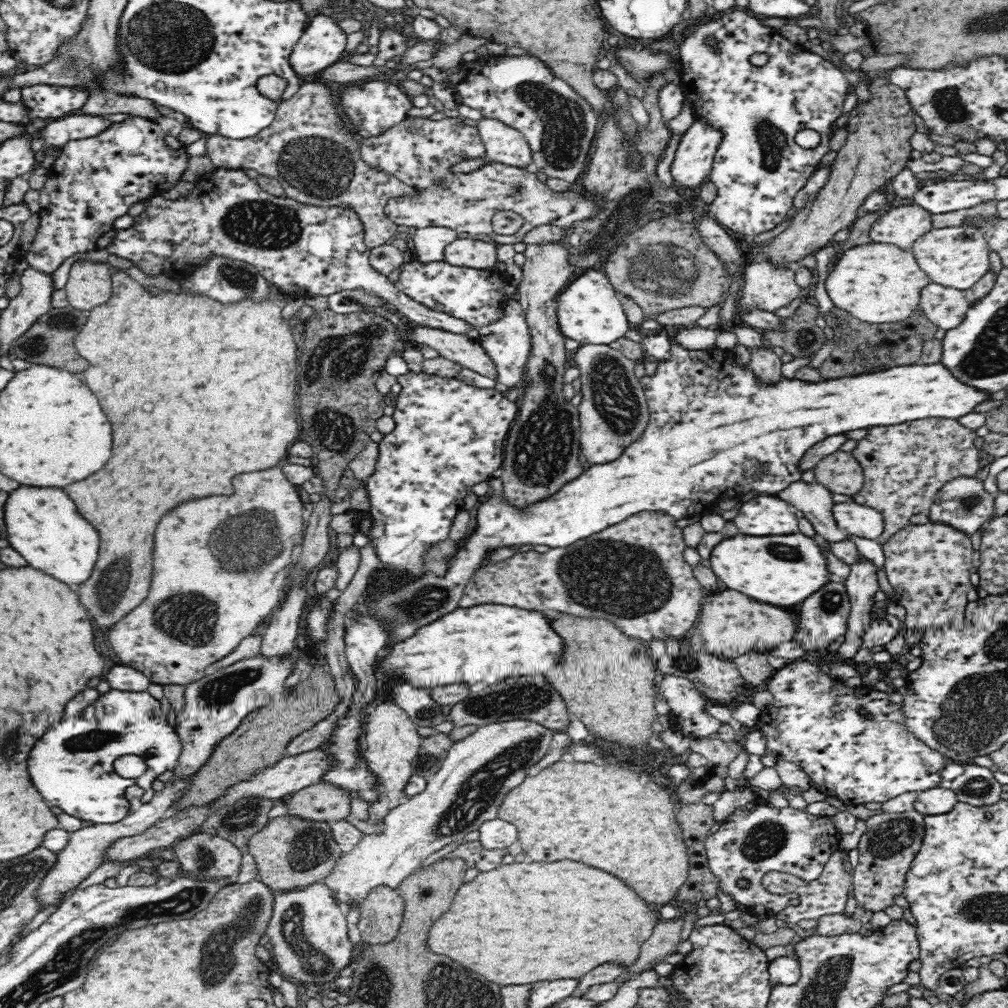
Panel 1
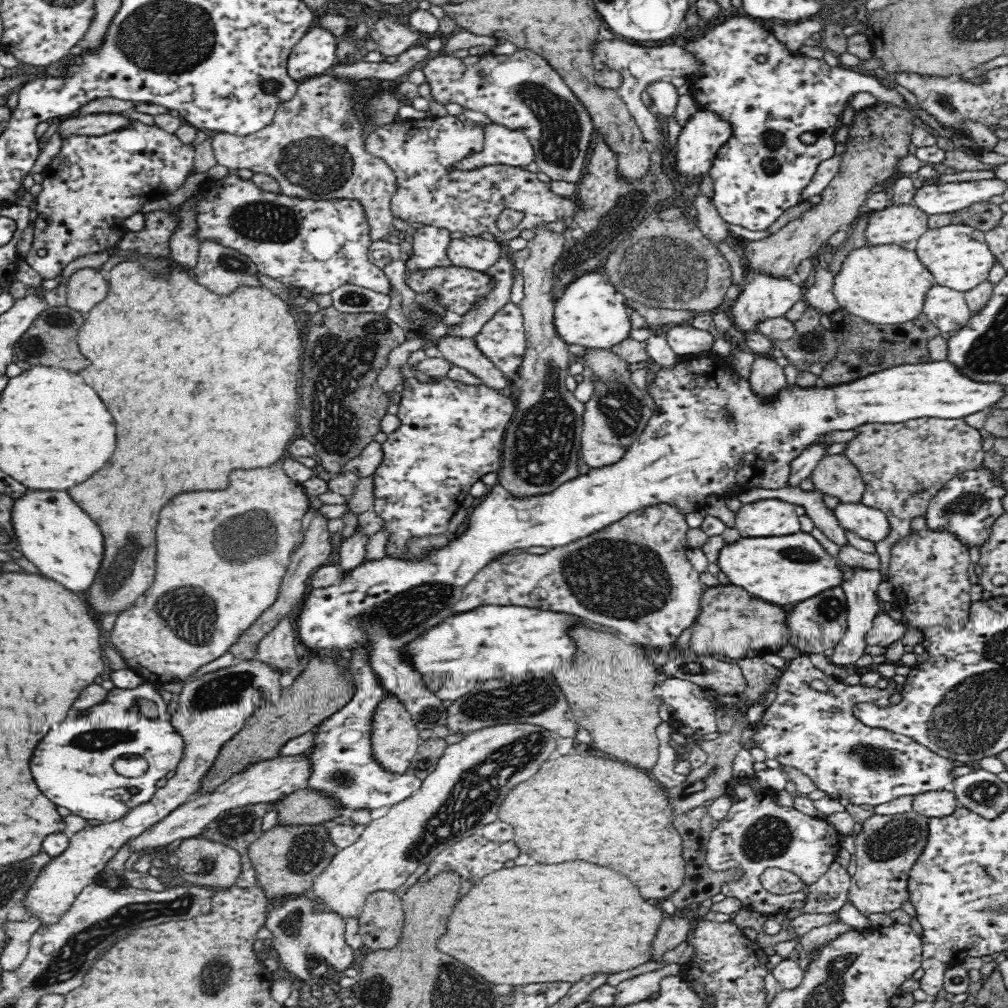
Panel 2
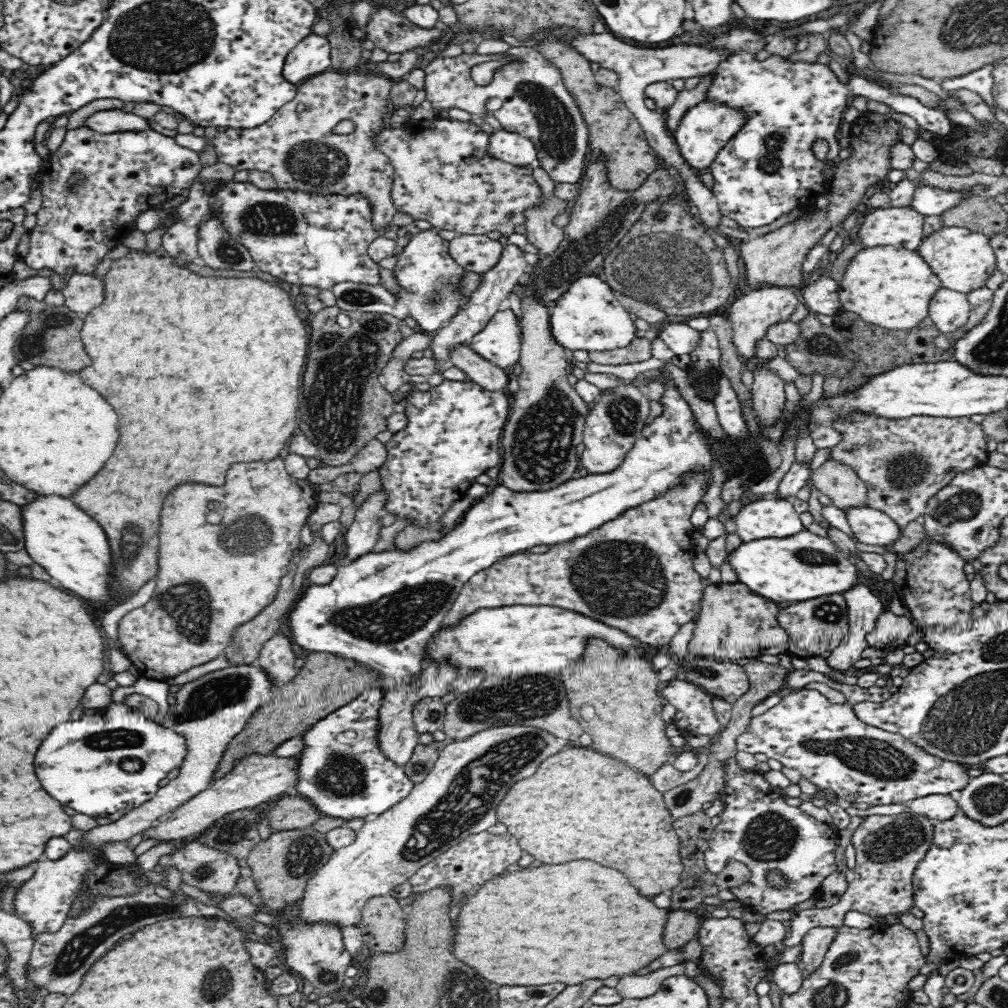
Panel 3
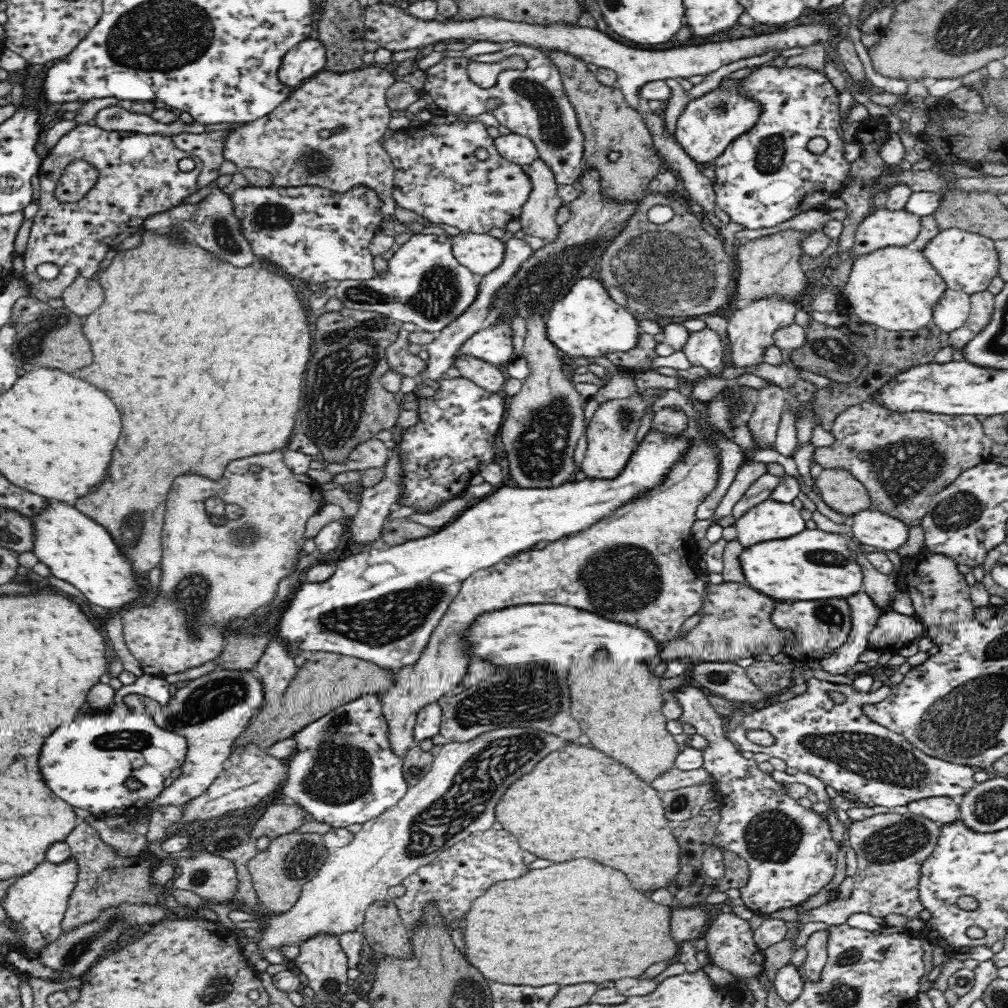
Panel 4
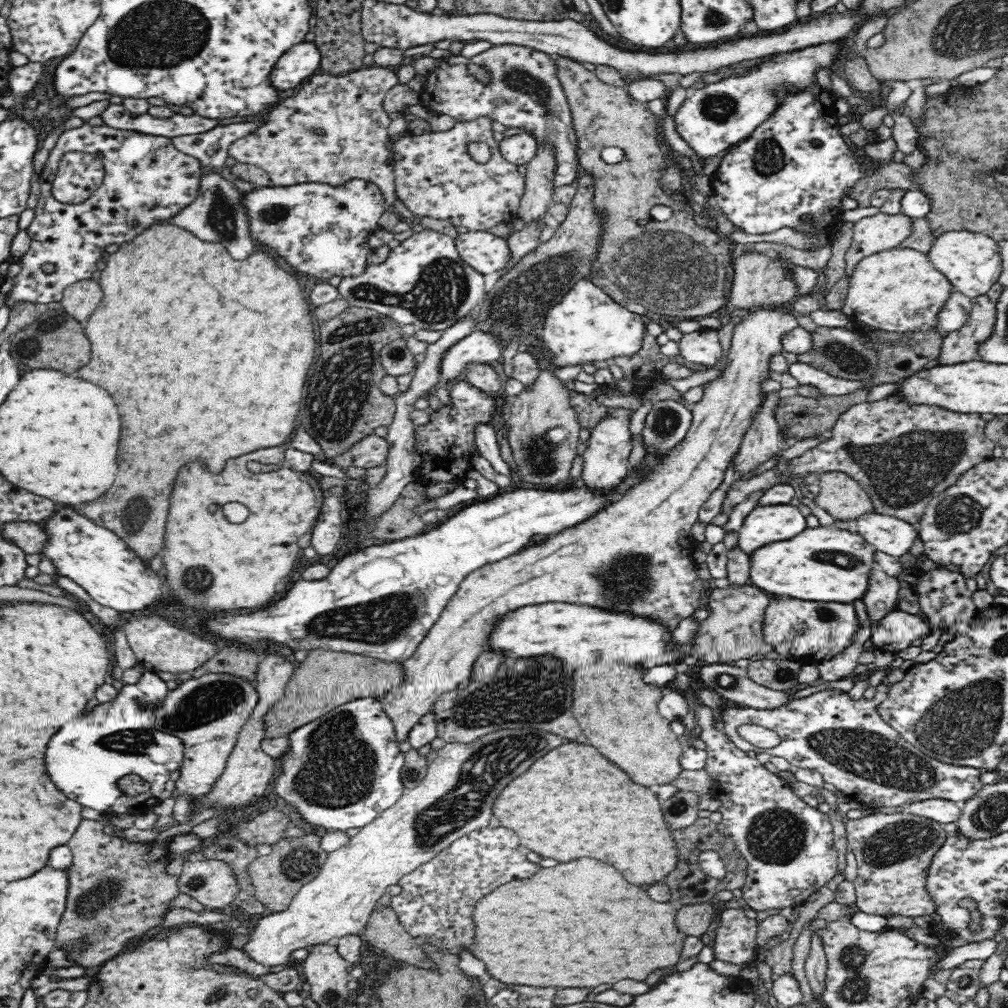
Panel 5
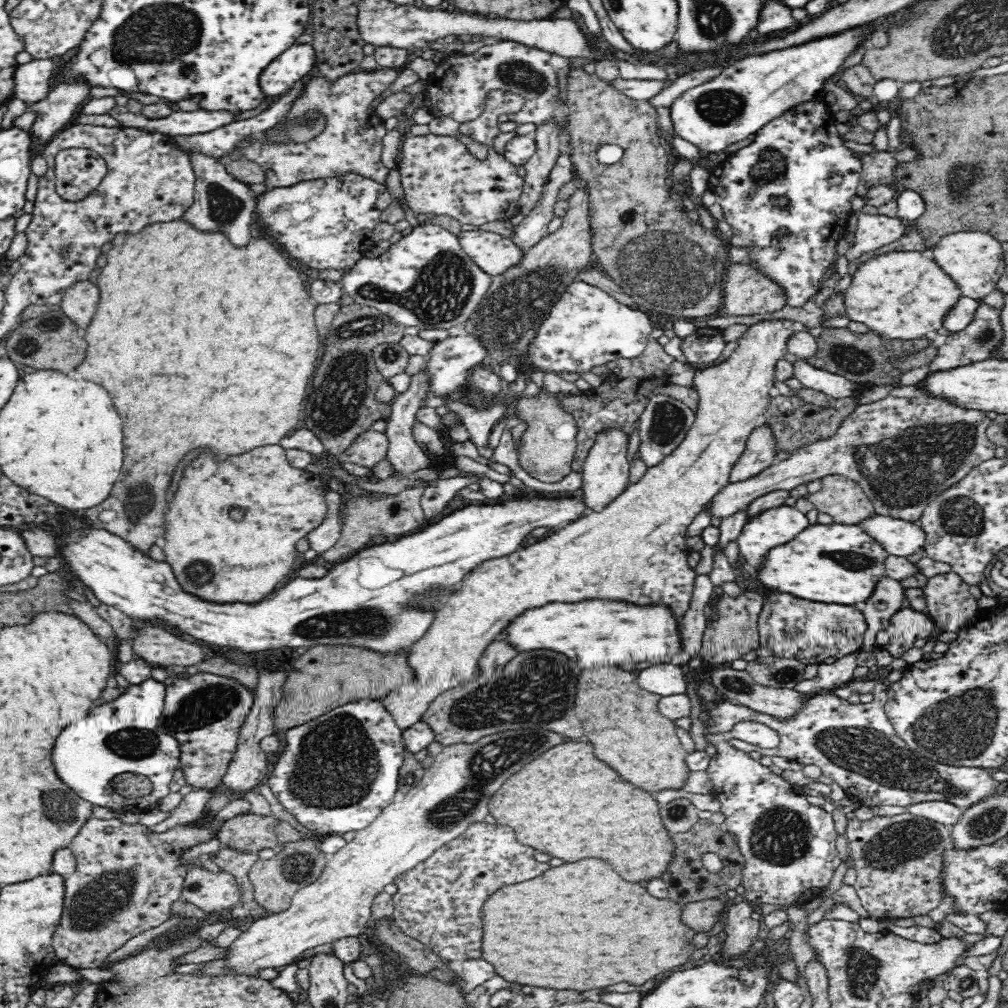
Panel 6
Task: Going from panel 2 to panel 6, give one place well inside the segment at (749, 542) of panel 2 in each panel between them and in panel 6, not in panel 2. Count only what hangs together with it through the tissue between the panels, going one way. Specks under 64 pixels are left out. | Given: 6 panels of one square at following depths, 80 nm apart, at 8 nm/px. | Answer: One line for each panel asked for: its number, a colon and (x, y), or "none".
3: (791, 569)
4: (812, 565)
5: (823, 564)
6: (840, 564)

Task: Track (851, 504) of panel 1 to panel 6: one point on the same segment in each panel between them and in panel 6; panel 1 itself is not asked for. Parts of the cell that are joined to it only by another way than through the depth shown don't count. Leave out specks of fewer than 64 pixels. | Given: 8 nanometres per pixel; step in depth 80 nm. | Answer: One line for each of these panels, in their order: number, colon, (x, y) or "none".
2: (869, 523)
3: (872, 527)
4: (871, 527)
5: (888, 534)
6: (898, 537)

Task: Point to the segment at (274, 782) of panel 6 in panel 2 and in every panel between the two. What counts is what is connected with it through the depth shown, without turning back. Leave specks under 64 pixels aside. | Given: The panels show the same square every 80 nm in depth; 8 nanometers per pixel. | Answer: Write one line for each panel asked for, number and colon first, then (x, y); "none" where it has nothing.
2: (341, 759)
3: (342, 770)
4: (344, 772)
5: (341, 770)

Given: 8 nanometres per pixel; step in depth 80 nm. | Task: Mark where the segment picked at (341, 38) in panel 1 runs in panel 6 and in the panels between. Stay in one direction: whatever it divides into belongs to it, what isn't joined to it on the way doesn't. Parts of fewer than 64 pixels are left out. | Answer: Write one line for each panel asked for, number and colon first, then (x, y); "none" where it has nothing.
2: (315, 53)
3: (312, 56)
4: (308, 58)
5: (302, 61)
6: (299, 60)

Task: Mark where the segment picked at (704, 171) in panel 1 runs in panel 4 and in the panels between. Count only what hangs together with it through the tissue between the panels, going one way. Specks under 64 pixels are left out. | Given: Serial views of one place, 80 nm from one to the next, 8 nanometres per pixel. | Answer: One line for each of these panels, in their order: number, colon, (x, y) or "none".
2: (698, 143)
3: (706, 128)
4: (708, 125)

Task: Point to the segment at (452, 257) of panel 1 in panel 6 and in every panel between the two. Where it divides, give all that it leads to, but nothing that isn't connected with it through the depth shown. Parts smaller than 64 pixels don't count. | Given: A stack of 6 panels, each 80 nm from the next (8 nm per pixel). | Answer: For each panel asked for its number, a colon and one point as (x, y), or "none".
2: (472, 252)
3: (478, 253)
4: (481, 253)
5: (485, 252)
6: (493, 253)

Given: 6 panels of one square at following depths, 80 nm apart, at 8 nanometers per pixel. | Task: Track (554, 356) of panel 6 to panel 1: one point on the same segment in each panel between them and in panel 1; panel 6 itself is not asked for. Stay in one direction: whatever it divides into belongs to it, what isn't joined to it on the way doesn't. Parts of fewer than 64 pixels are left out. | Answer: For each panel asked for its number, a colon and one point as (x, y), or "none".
1: (589, 310)
2: (591, 313)
3: (588, 316)
4: (588, 322)
5: (587, 325)

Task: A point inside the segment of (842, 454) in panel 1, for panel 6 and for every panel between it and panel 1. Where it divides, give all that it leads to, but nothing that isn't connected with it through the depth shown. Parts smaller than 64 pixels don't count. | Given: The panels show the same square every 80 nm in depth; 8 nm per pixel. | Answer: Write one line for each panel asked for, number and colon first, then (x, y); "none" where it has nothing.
2: (836, 474)
3: (838, 481)
4: (838, 488)
5: (840, 495)
6: (842, 498)

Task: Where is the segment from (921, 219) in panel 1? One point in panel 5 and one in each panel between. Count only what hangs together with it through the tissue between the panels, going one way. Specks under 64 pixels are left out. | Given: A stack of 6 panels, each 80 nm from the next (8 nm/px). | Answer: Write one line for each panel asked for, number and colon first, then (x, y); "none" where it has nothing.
2: (902, 224)
3: (902, 227)
4: (881, 227)
5: (873, 234)

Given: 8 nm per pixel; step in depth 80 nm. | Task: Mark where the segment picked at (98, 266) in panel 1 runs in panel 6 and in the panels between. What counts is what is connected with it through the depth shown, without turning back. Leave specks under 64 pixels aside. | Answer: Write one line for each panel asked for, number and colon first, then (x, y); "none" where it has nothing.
2: (86, 287)
3: (83, 292)
4: (84, 295)
5: (80, 300)
6: (78, 303)

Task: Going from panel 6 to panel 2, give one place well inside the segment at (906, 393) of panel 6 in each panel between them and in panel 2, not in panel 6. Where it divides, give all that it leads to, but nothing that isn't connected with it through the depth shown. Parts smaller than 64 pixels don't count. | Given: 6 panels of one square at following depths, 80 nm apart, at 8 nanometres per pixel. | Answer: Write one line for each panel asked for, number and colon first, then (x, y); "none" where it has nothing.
2: (903, 465)
3: (904, 462)
4: (903, 459)
5: (903, 455)

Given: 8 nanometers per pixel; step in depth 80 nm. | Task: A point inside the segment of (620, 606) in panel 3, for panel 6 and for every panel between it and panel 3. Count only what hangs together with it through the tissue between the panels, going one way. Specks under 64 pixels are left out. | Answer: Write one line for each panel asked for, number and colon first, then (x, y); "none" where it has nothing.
4: (637, 566)
5: (635, 556)
6: (634, 550)

